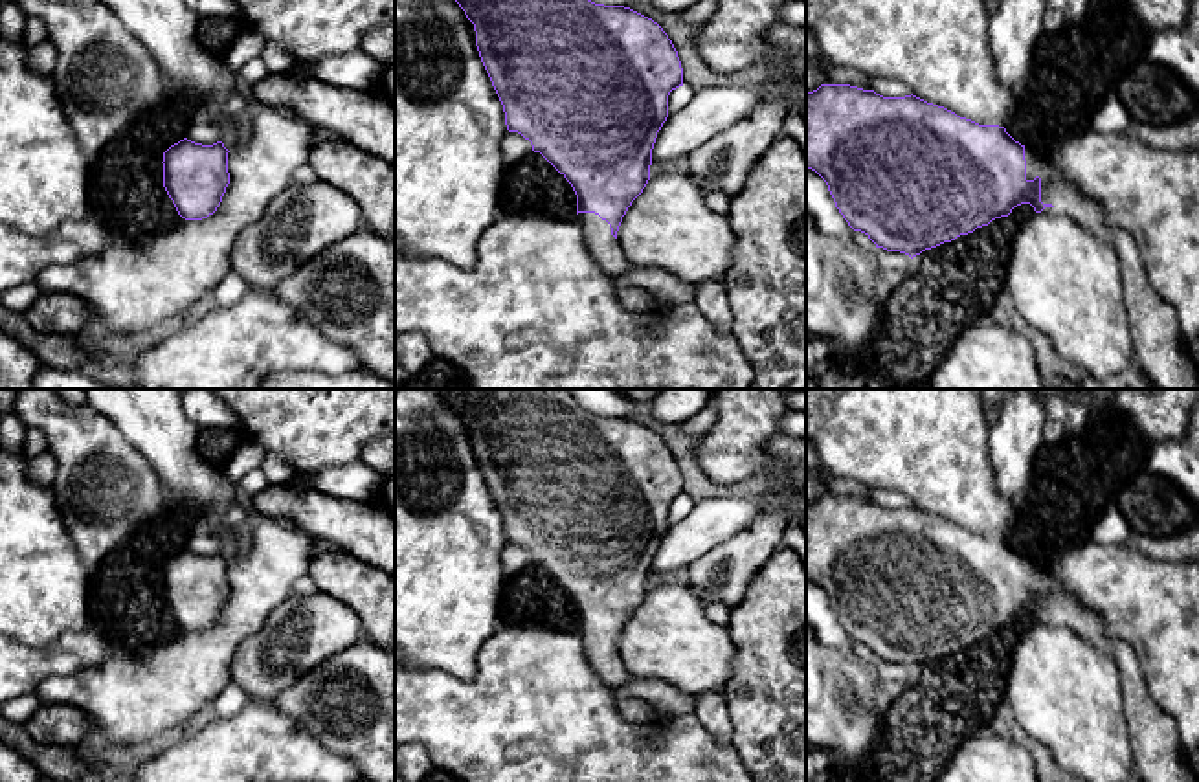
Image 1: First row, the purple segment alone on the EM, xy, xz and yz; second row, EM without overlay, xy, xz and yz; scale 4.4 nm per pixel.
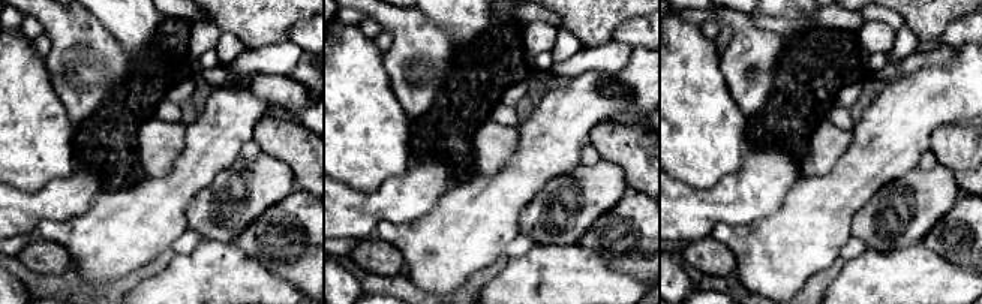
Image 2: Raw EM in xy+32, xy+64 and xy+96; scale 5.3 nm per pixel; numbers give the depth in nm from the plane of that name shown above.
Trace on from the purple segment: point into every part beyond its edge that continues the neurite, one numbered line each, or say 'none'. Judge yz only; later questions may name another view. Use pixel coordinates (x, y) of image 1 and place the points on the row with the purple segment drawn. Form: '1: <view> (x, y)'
1: yz (1054, 189)

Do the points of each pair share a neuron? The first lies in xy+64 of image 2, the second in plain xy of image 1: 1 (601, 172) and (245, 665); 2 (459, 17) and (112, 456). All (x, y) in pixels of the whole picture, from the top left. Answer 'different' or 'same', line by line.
1: same
2: different

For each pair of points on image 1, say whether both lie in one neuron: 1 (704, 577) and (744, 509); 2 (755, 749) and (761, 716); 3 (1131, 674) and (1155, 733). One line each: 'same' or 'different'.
1: different
2: same
3: same

